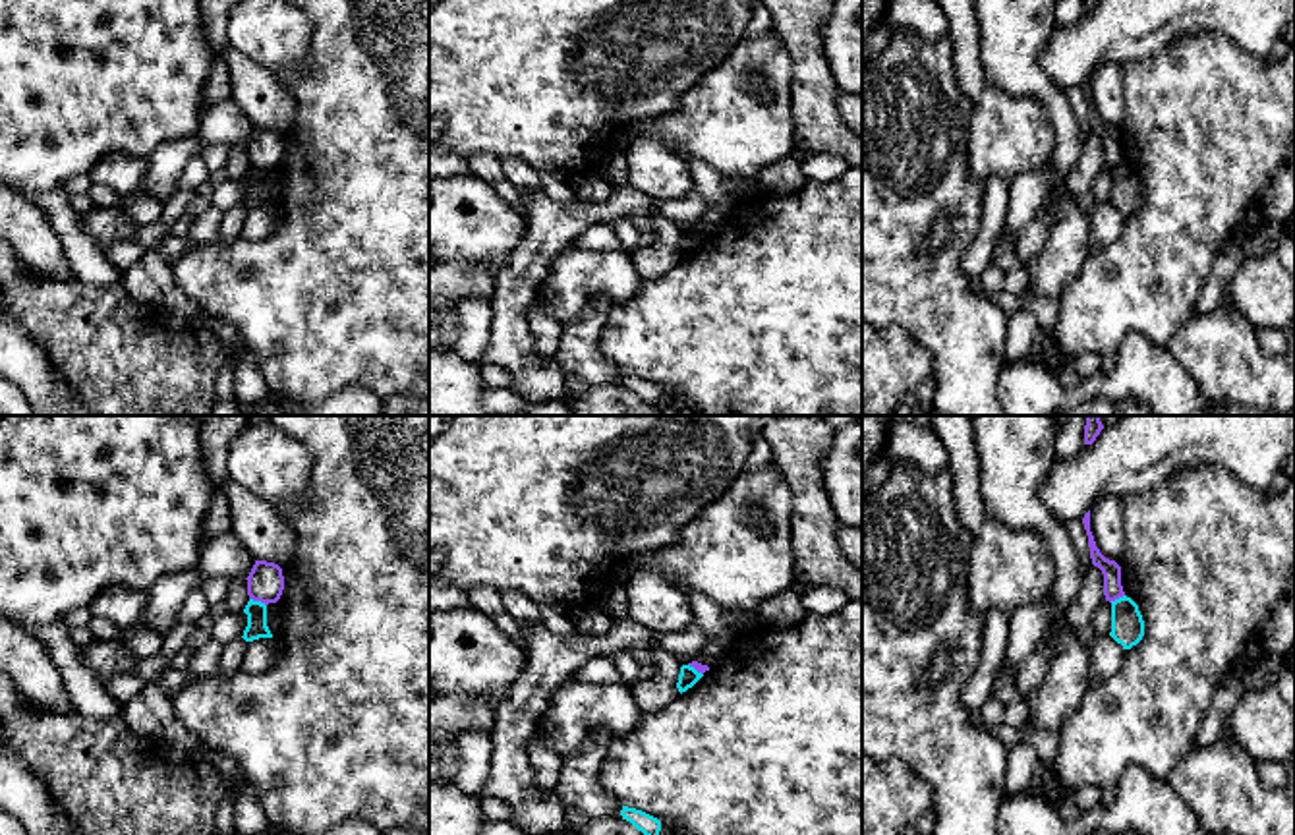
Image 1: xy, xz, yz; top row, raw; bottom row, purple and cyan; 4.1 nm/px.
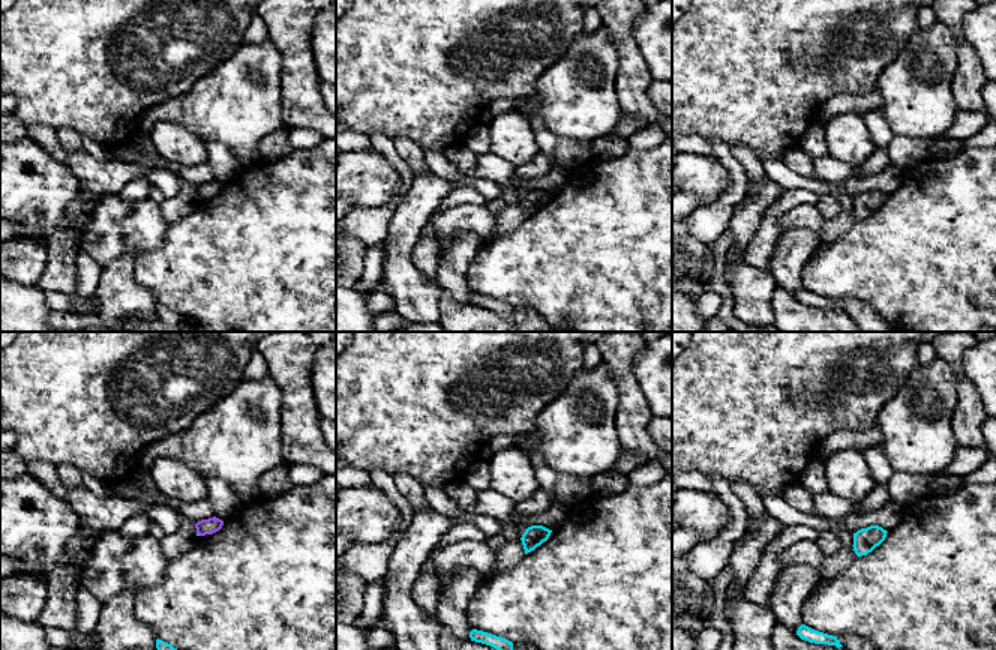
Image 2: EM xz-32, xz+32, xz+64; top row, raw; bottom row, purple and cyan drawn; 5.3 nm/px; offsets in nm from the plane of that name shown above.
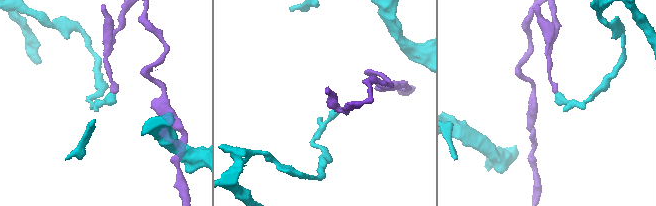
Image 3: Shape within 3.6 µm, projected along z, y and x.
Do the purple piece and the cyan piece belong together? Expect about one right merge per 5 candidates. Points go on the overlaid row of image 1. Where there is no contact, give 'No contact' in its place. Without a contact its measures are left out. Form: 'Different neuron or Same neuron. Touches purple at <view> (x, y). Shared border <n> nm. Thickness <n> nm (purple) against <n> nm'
Different neuron. Touches purple at xy (258, 600). Shared border 80 nm. Thickness 160 nm (purple) against 90 nm

